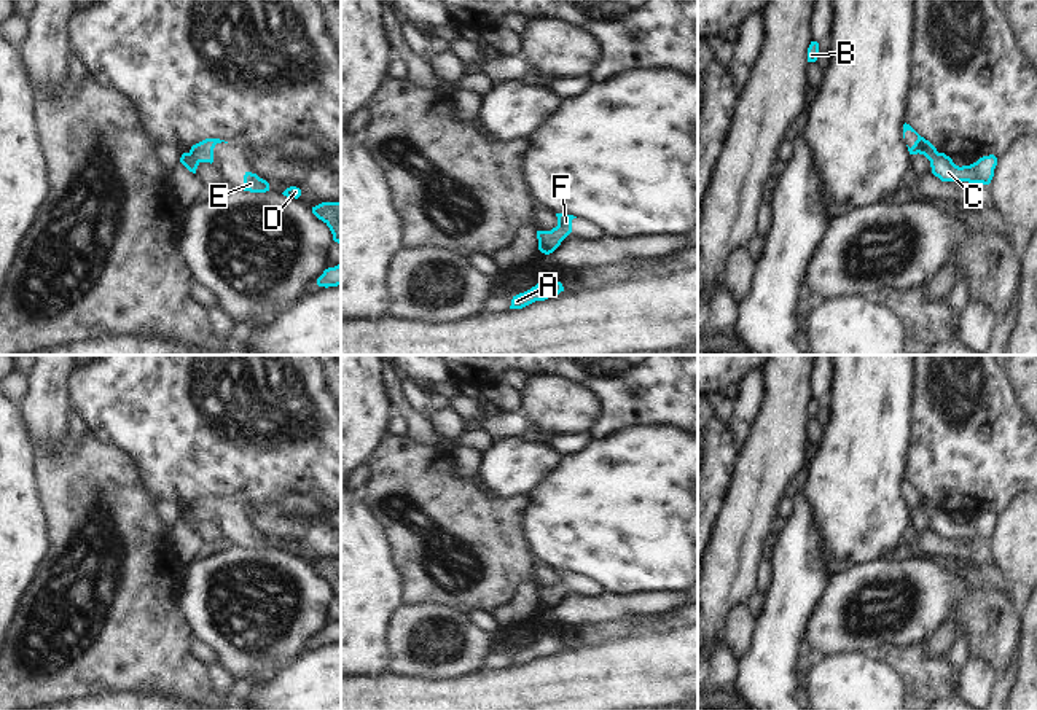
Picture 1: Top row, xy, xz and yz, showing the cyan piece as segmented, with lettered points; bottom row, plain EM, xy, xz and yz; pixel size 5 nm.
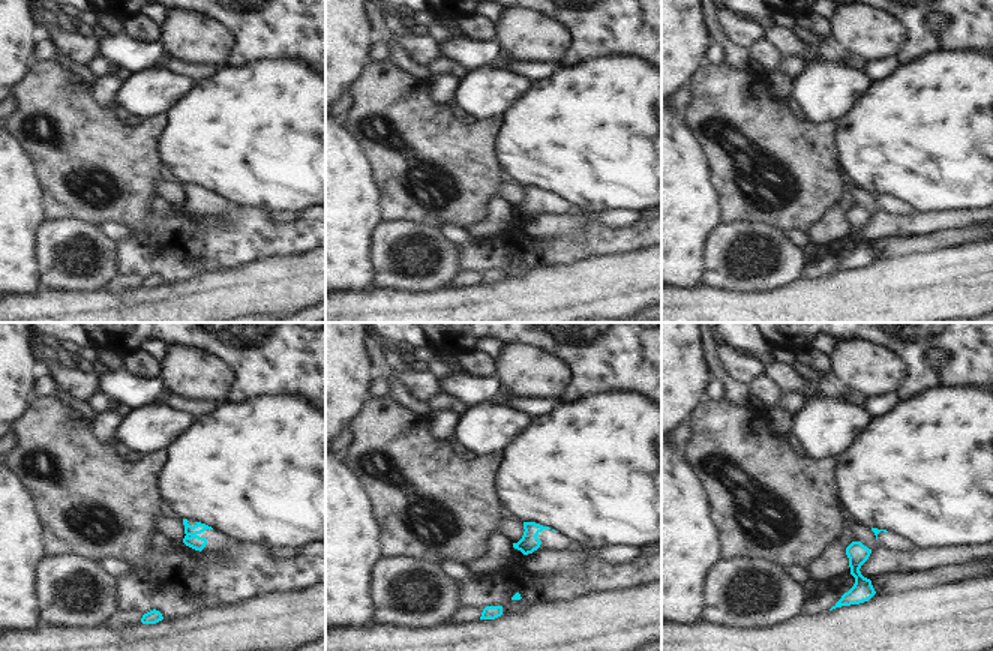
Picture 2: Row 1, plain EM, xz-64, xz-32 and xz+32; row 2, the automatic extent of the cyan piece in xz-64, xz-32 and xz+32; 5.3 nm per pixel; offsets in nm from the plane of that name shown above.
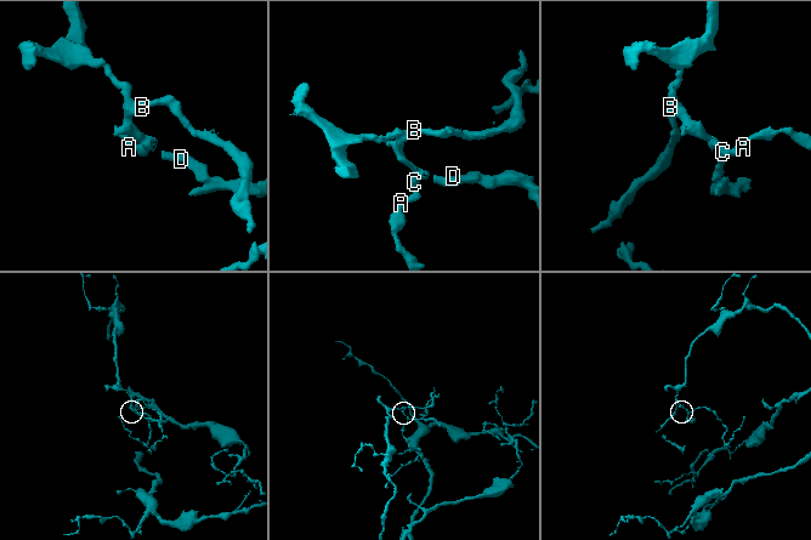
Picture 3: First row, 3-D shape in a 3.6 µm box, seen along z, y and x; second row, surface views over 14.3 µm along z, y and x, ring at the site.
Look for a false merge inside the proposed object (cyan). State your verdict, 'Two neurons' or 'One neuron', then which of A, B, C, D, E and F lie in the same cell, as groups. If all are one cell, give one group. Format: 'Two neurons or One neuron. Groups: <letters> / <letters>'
One neuron. Groups: A B C D E F

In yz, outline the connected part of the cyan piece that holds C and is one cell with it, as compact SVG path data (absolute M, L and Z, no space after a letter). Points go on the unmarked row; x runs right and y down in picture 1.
M903 481L905 489L911 487L918 492L918 497L908 508L910 511L924 511L930 517L932 530L941 538L969 538L989 541L994 533L994 525L997 522L997 514L994 511L983 513L970 522L956 522L949 513L938 509L937 505L921 493L910 481Z

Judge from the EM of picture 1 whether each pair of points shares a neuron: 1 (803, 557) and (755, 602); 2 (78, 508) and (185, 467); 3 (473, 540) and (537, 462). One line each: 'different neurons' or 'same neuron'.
1: different neurons
2: different neurons
3: different neurons

